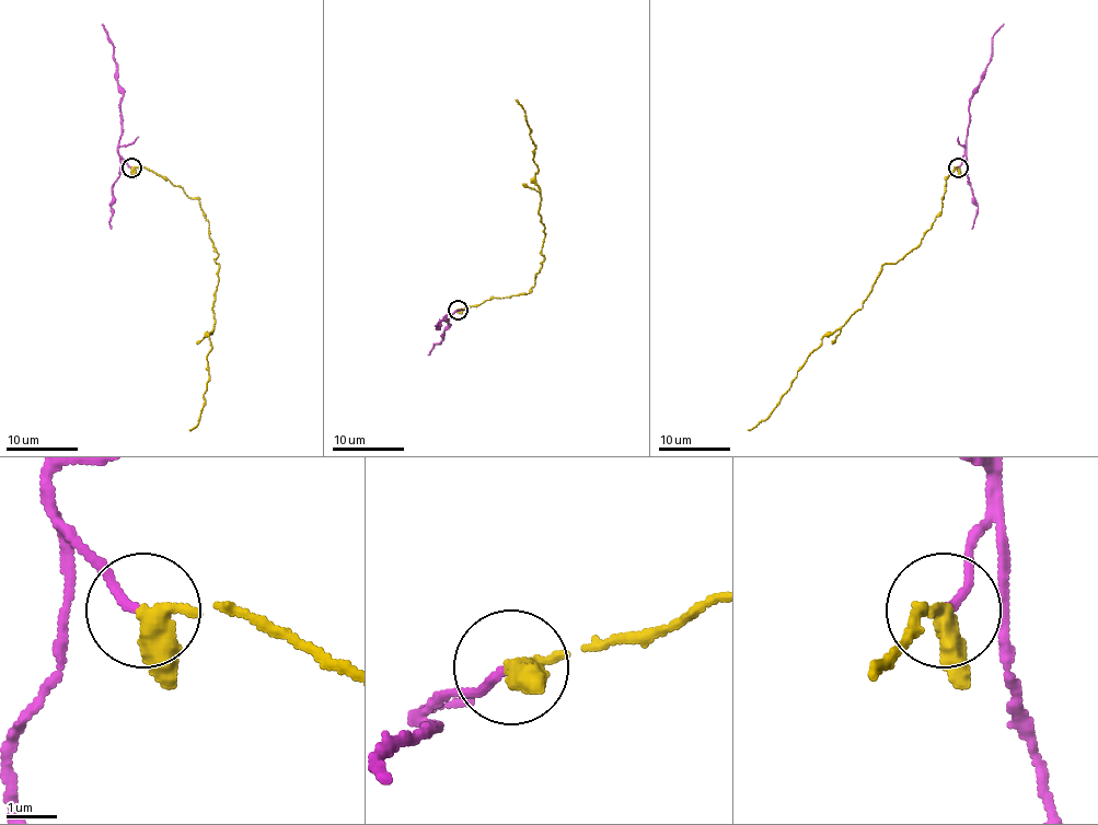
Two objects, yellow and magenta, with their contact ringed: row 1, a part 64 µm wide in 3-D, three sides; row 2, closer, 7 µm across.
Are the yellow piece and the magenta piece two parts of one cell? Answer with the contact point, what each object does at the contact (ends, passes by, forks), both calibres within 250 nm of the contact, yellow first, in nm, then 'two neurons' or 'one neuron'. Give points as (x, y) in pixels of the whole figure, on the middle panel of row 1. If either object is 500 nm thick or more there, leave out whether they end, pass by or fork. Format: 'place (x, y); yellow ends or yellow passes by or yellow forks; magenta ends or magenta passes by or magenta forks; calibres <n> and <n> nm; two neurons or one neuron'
place (458, 310); yellow passes by; magenta ends; calibres 360 and 160 nm; two neurons

